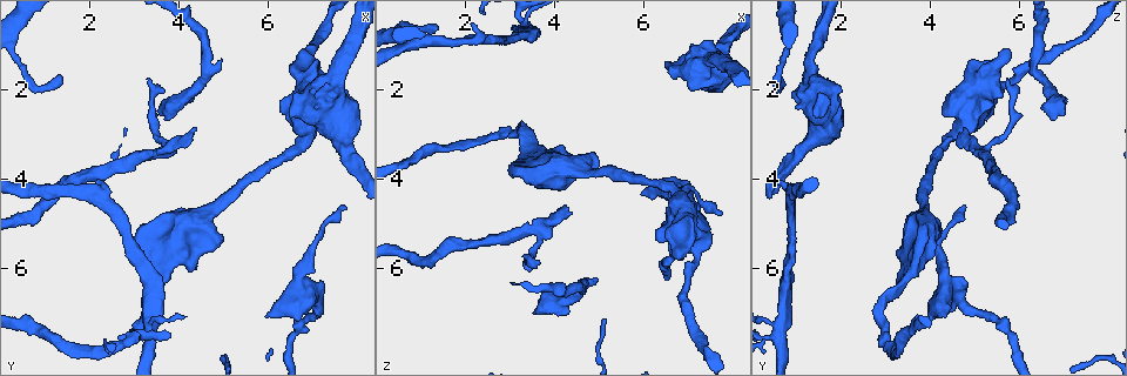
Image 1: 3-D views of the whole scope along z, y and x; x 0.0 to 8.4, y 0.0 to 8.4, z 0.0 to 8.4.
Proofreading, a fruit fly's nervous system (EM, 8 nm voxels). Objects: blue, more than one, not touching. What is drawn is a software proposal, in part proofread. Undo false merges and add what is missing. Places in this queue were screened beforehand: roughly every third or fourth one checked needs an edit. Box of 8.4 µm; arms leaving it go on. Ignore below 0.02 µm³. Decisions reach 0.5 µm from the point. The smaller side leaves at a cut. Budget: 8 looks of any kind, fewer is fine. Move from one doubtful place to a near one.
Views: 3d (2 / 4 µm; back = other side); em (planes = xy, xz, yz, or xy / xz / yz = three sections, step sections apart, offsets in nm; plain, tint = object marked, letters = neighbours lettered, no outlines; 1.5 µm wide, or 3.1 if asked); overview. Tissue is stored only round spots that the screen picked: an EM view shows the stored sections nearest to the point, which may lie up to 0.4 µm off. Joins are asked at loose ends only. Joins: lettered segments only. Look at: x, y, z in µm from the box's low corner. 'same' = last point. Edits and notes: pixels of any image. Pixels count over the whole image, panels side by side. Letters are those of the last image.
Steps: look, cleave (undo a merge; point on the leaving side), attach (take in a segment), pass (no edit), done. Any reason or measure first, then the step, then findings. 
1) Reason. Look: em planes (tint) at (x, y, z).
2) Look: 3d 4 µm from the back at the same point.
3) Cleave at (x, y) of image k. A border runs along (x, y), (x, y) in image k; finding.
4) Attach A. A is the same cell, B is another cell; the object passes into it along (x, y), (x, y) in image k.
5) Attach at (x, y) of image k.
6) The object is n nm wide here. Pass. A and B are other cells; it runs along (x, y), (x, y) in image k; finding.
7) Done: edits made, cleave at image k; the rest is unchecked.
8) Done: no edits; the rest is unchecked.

Calibre changes. Look: em planes (plain) at (6.95, 2.90, 4.65).

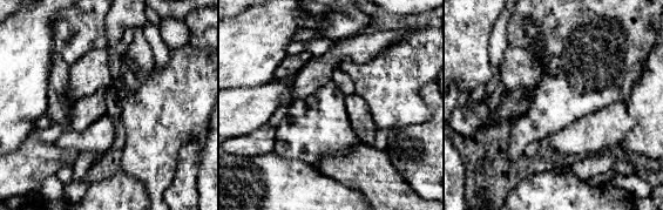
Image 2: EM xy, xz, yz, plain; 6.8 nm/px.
Look: em planes (letters) at the same point.

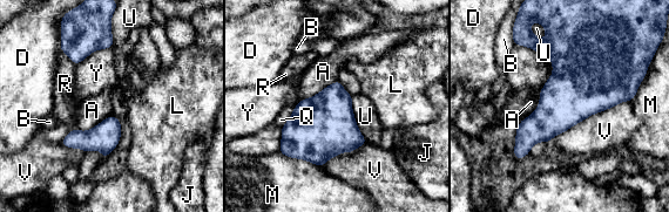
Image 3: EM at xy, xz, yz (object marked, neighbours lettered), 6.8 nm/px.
Pass. A, B, D, J, L, M, Q, R, U, V and Y are other cells; a border runs along (351, 96), (355, 122), (367, 142) in image 3; continuous, no second neuron.

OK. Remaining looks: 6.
Free end. Look: 3d 4 µm at (5.95, 7.10, 4.40).

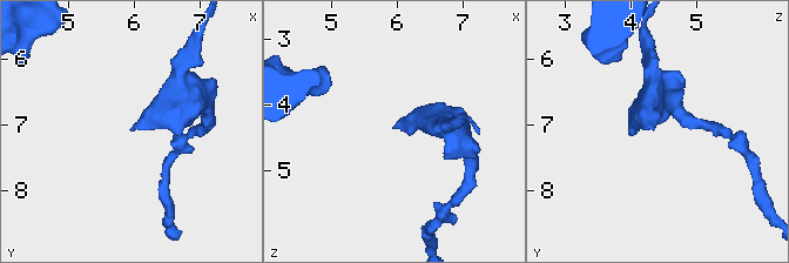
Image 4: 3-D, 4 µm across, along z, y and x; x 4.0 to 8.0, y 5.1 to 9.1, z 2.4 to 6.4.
Shape alone is not enough. Look: em planes (letters) at (5.95, 7.10, 4.35).

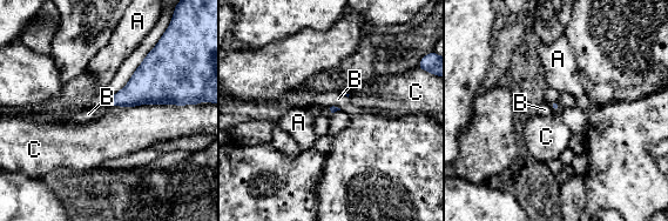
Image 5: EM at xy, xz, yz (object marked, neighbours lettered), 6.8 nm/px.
Pass. A, B and C are other cells; a border runs along (153, 104), (168, 105) in image 5; no lettered segment goes on from it.

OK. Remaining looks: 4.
Free end. Look: 3d 4 µm at (2.25, 4.05, 0.55).

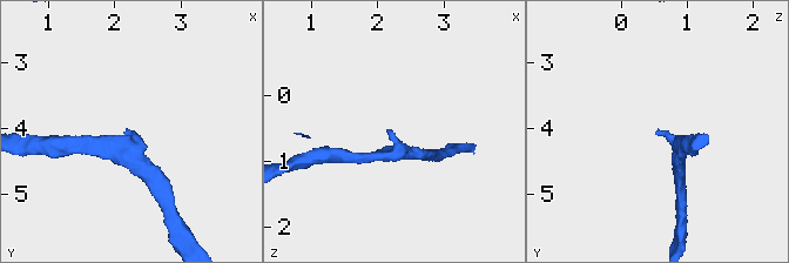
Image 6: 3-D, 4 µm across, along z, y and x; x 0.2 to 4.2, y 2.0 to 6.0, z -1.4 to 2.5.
Shape alone is not enough. Look: em xy step 8 (tint) at (2.15, 4.05, 0.55).

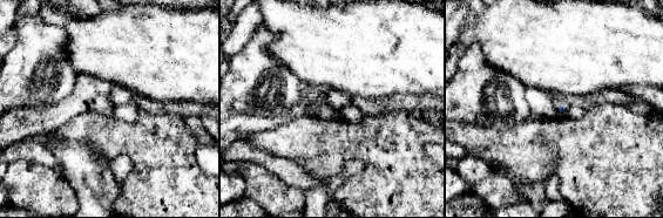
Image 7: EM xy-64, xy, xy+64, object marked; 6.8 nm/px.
Look: em planes (letters) at the same point.

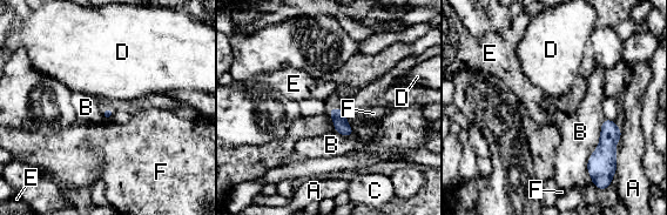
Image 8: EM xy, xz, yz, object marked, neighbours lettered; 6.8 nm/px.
The longest contact is with B, 460 nm. Pass. A, B, C, D, E and F are other cells; a border runs along (605, 119), (587, 162), (591, 182) in image 8; no lettered segment goes on from it.

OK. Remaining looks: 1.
Done: no edits; the rest is unchecked.

